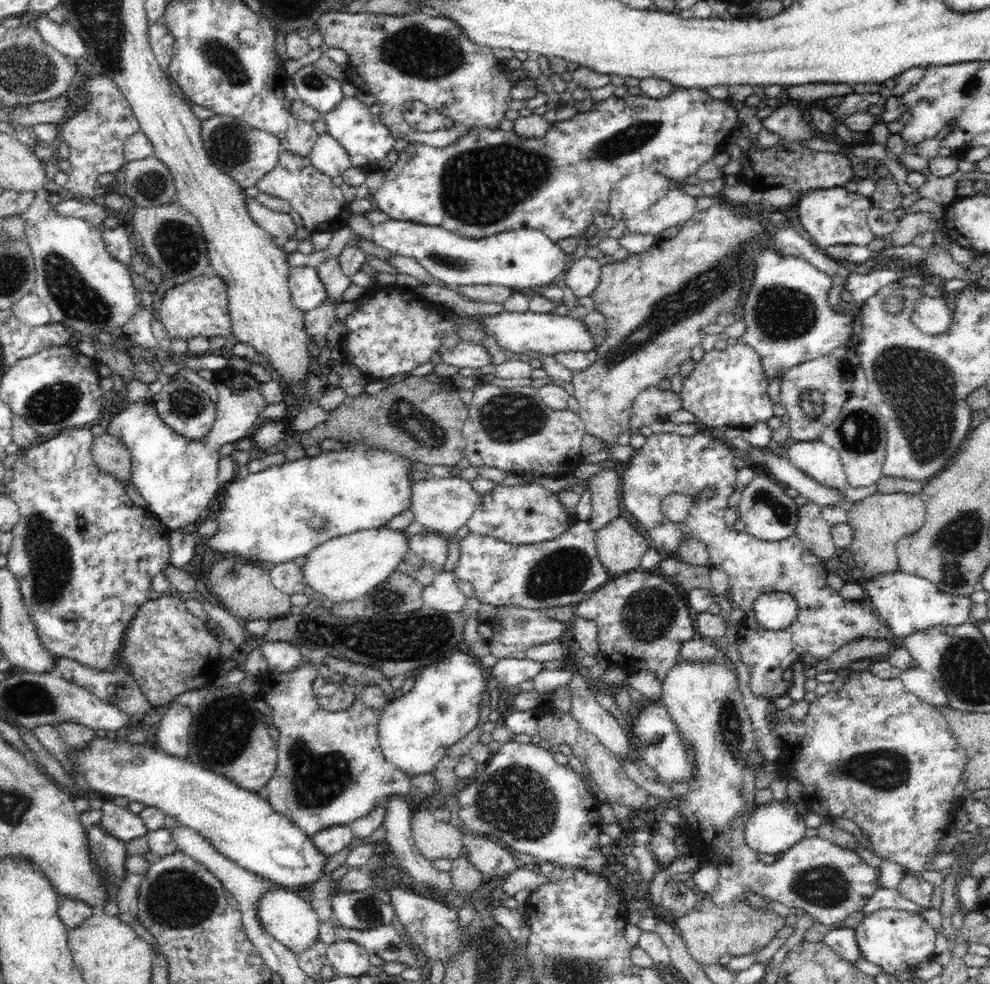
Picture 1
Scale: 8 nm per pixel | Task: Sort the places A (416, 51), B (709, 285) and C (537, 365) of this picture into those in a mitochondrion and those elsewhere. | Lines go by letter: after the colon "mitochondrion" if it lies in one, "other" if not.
A: mitochondrion
B: mitochondrion
C: other

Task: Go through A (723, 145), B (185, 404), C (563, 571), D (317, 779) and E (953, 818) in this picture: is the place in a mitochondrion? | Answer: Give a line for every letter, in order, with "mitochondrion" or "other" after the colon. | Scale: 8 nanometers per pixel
A: other
B: mitochondrion
C: mitochondrion
D: mitochondrion
E: other

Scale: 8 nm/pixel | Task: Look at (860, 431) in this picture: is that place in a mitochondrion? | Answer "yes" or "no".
yes

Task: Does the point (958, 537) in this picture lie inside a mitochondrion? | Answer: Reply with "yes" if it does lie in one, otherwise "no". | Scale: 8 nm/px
yes

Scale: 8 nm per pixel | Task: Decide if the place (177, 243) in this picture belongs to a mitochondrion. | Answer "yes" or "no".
yes

